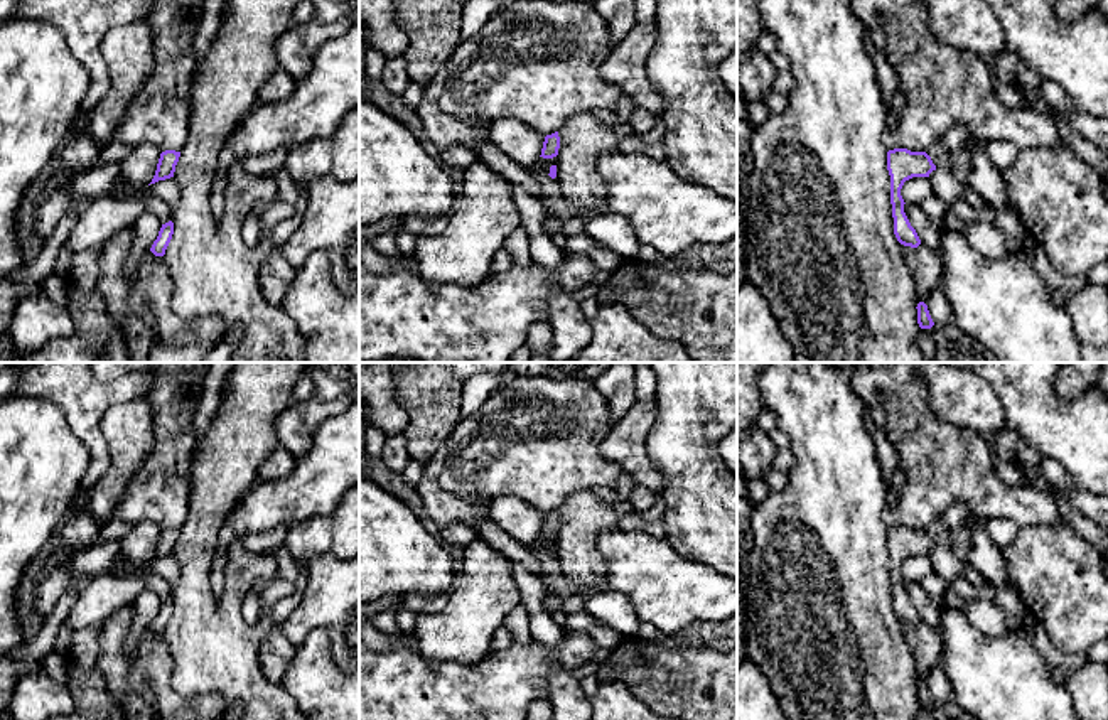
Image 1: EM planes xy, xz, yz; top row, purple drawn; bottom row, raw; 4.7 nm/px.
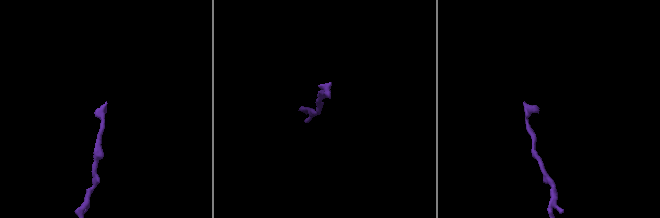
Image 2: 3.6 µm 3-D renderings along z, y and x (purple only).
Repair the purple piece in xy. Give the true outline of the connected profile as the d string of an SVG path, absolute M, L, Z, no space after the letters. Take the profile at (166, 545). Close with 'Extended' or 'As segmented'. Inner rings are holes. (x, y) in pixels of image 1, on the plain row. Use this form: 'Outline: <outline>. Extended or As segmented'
Outline: M165 528L160 531L155 553L150 561L174 555L180 529Z. As segmented

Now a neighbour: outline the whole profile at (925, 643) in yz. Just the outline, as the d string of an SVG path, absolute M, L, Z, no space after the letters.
M897 619L897 626L901 627L912 651L916 663L916 685L919 680L928 681L928 676L939 658L941 636L924 621L921 621L917 626L911 626Z

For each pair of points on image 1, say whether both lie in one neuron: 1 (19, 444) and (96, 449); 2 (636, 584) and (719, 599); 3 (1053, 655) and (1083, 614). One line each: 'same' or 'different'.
1: different
2: same
3: different

